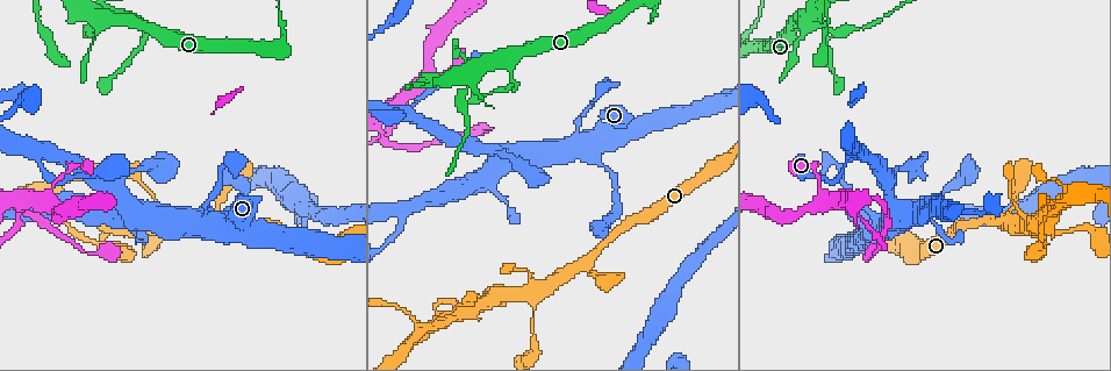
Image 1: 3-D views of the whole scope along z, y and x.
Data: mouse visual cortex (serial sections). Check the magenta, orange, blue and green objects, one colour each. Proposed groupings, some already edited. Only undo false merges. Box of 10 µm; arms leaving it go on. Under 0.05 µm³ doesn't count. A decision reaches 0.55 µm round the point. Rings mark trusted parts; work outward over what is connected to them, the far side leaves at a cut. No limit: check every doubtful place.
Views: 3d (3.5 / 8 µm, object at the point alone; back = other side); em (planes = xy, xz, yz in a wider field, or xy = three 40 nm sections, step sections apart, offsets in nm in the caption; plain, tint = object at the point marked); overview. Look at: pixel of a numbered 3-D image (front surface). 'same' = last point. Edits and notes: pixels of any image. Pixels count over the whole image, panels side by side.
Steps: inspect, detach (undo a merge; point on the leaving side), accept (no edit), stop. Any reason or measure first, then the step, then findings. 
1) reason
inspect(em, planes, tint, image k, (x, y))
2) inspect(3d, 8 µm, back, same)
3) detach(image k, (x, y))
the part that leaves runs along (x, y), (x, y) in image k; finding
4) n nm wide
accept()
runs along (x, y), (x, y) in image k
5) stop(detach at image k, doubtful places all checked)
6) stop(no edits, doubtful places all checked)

looks like a crossing
inspect(3d, 3.5 µm, image 1, (529, 295))

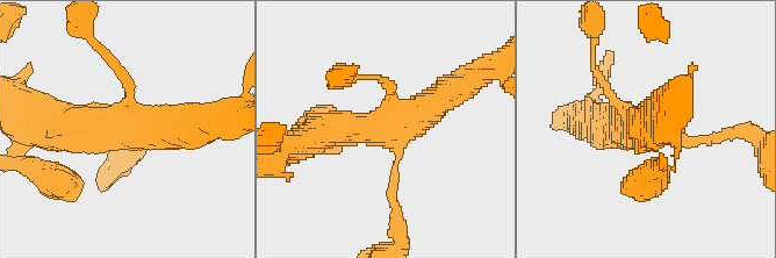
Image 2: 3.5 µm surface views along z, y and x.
shape alone is not enough
inspect(em, xy, step 3, tint, image 2, (383, 128))

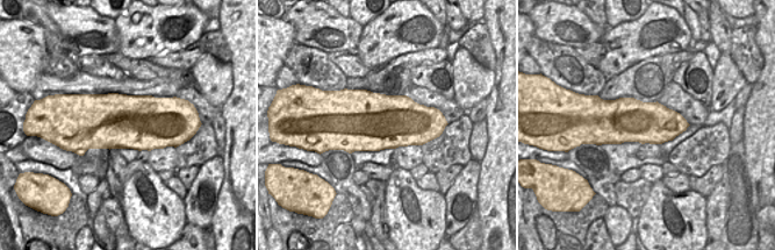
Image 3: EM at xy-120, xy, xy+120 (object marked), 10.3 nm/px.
accept()
runs along (452, 91), (395, 127), (306, 141) in image 2; continuous, no second cell

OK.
branch point
inspect(3d, 3.5 µm, image 1, (508, 55))

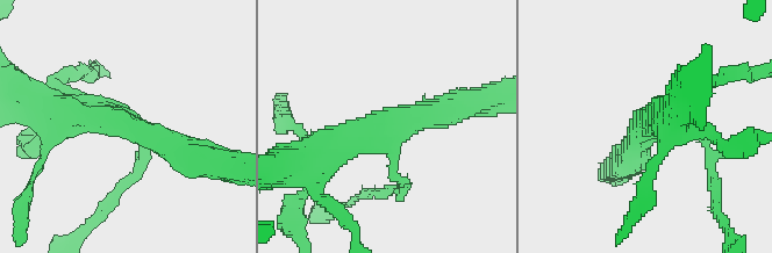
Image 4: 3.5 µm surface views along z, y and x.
3 arms; arms of 150, 400, 400 nm; need the tissue
inspect(em, xy, step 3, tint, image 4, (122, 126))

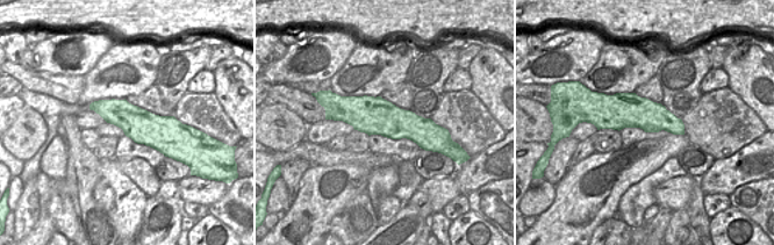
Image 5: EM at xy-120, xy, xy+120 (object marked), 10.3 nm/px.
accept()
runs along (335, 115), (375, 115), (435, 129) in image 5; continuous, no second cell

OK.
three-way junction
inspect(3d, 3.5 µm, image 1, (820, 192))

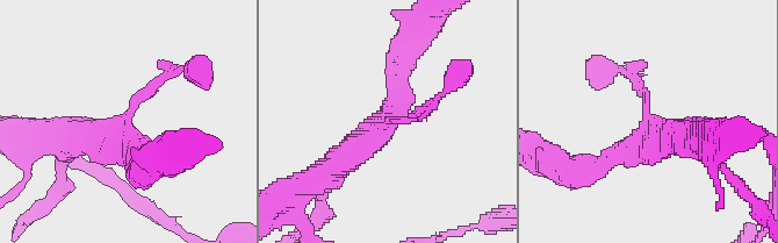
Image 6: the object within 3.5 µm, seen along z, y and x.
3 arms; arms of 150, 250, 450 nm
inspect(em, xy, step 2, tint, image 6, (650, 118))

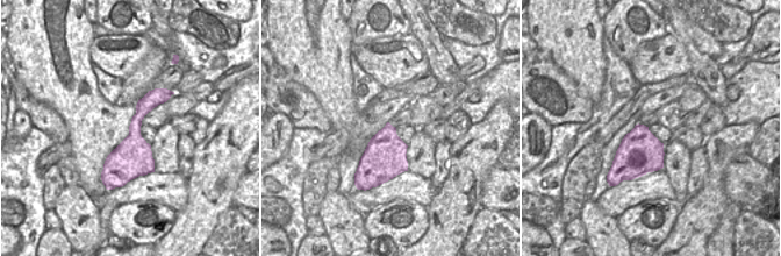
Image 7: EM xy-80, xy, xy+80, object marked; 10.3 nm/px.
accept()
runs along (440, 97), (390, 120), (330, 171) in image 6; continuous, no second cell

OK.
stop(no edits, doubtful places all checked)

